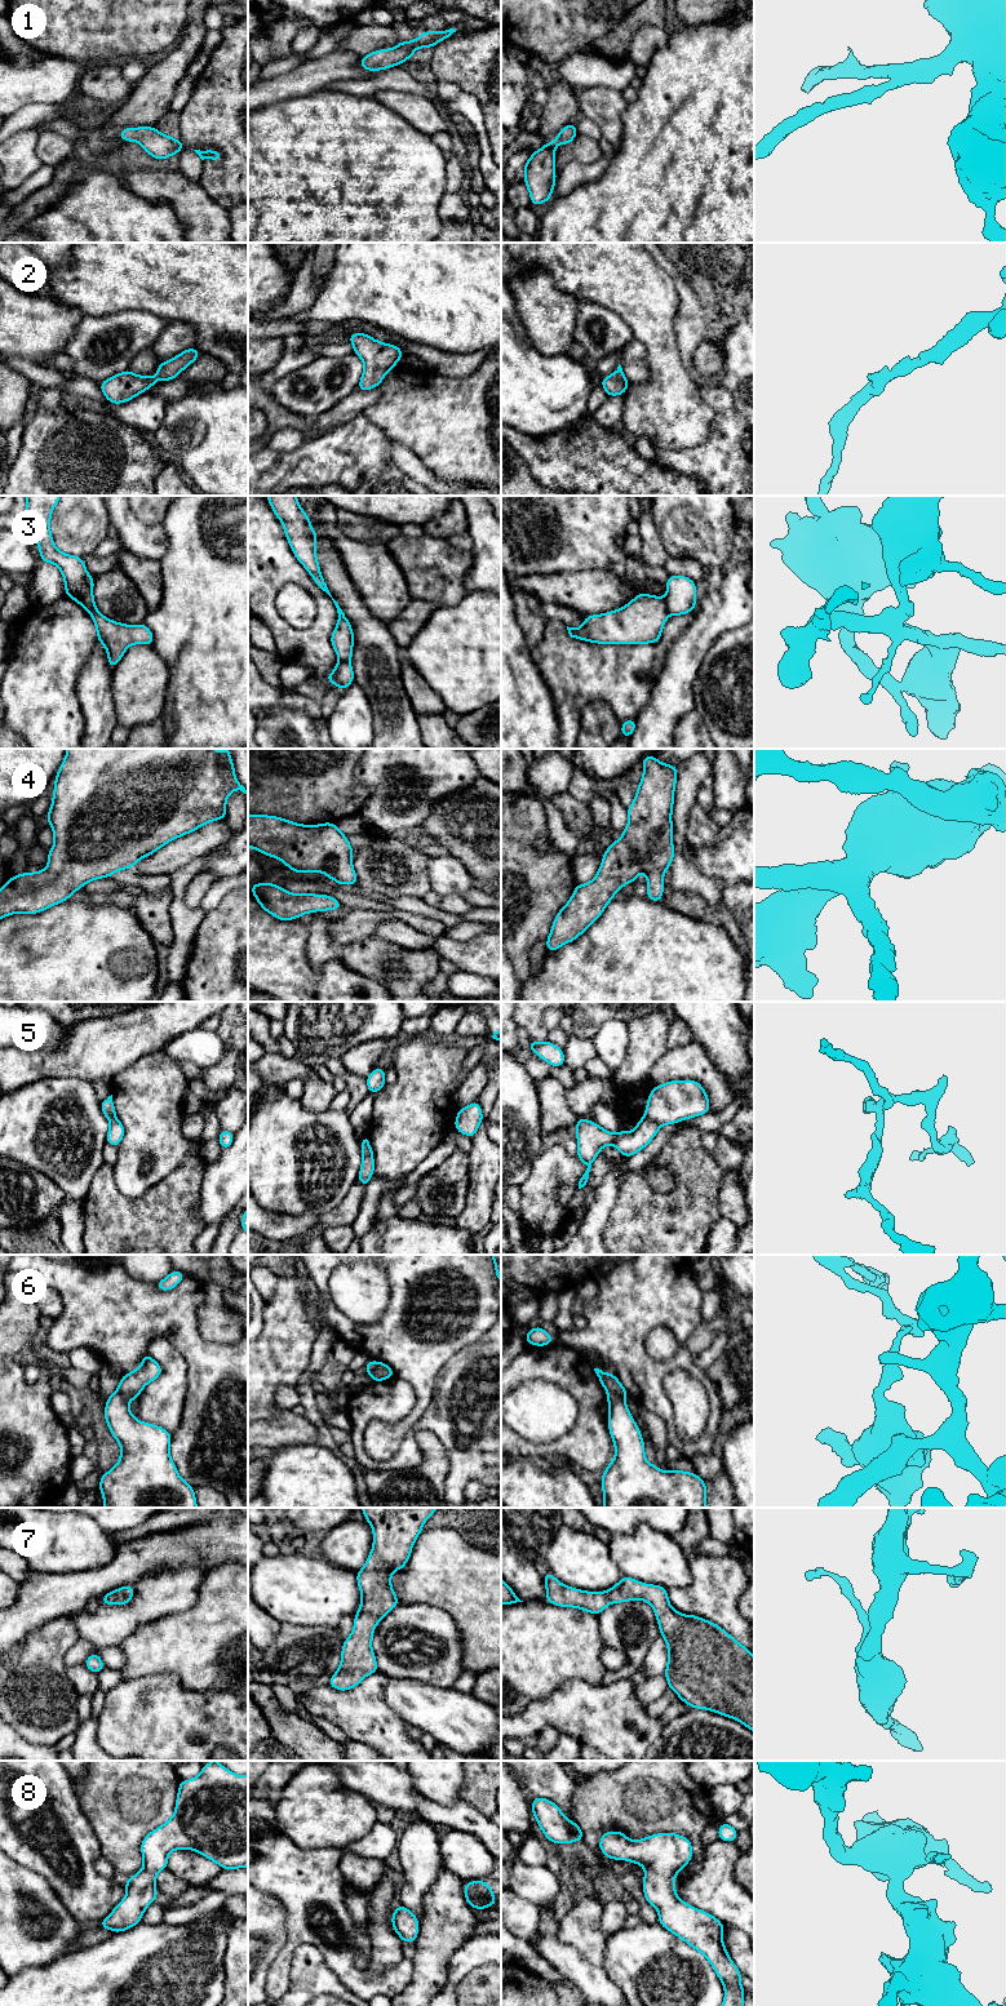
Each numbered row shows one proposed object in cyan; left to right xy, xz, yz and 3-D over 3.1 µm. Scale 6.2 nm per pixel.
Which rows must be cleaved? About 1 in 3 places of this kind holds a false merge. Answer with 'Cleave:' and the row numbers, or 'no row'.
Cleave: 3, 5, 6

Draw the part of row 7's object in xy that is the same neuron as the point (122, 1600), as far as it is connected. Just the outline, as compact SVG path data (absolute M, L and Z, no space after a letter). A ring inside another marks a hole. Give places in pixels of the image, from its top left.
M124 1585L116 1590L111 1590L101 1598L103 1605L128 1605L134 1596L133 1585Z

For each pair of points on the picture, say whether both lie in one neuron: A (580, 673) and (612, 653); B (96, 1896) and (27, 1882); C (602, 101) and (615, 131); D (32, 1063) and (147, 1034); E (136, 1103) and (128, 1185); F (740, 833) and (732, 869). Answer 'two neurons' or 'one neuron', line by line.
A: one neuron
B: two neurons
C: one neuron
D: one neuron
E: one neuron
F: one neuron

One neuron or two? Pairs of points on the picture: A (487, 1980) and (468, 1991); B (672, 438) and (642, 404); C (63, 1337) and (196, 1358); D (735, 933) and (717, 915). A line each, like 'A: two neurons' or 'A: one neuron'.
A: one neuron
B: one neuron
C: one neuron
D: one neuron

